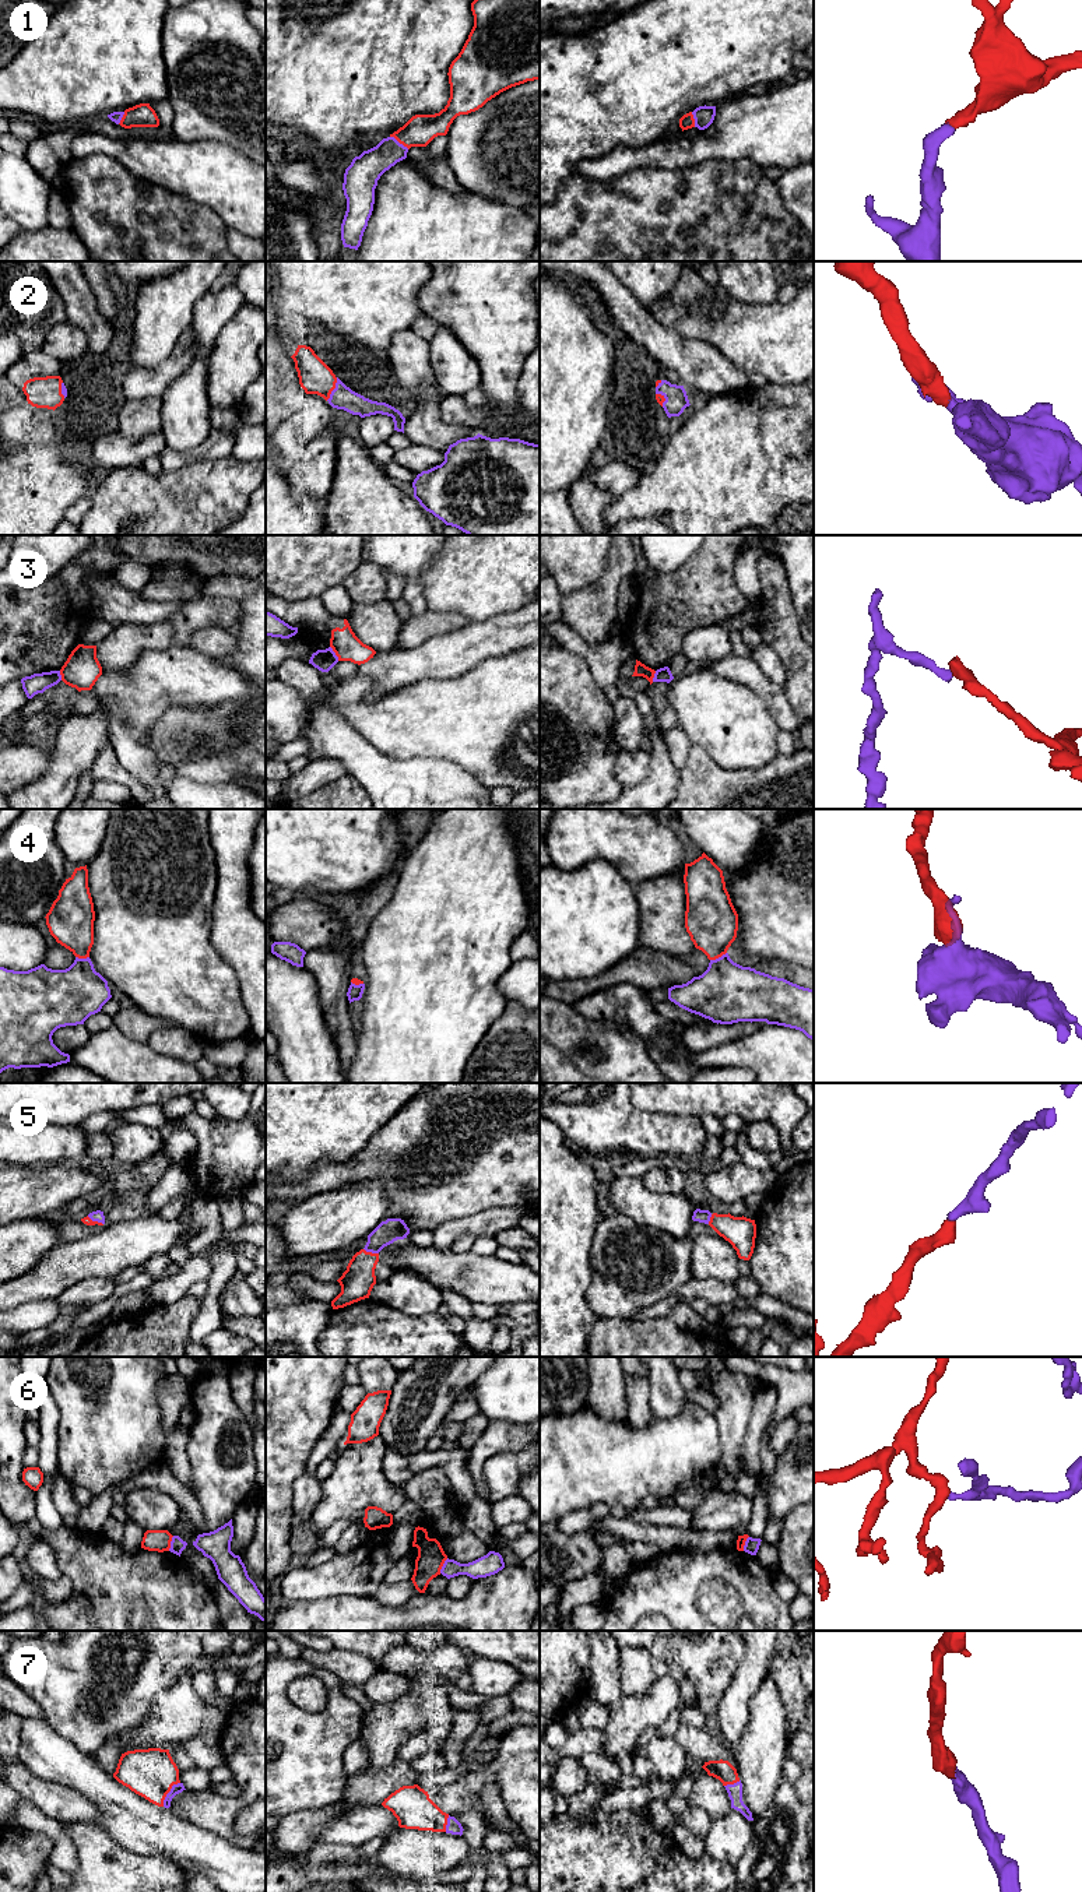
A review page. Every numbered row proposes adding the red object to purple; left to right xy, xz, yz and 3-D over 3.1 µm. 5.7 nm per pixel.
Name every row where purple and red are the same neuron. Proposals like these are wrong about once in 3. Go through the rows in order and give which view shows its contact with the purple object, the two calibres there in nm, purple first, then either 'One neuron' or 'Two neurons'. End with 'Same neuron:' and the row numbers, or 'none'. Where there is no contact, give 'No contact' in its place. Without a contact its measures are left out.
1: Touches purple in xz. Thickness 180 nm (purple) against 180 nm. One neuron
2: Touches purple in xz. Thickness 140 nm (purple) against 190 nm. One neuron
3: Touches purple in xz. Thickness 120 nm (purple) against 160 nm. Two neurons
4: Touches purple in yz. Thickness 360 nm (purple) against 300 nm. One neuron
5: Touches purple in xz. Thickness 140 nm (purple) against 190 nm. One neuron
6: Touches purple in xy. Thickness 80 nm (purple) against 130 nm. Two neurons
7: Touches purple in xy. Thickness 60 nm (purple) against 280 nm. One neuron
Same neuron: 1, 2, 4, 5, 7

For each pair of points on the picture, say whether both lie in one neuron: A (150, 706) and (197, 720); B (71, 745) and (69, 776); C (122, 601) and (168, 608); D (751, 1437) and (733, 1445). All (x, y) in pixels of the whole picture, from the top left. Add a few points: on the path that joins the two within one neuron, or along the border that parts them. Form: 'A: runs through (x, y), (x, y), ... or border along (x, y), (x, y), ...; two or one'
A: border along (197, 706), (169, 707), (157, 720), (147, 738); two
B: runs through (71, 752), (69, 769); one
C: runs through (133, 609), (157, 609); one
D: border along (751, 1409), (741, 1446), (740, 1469); two

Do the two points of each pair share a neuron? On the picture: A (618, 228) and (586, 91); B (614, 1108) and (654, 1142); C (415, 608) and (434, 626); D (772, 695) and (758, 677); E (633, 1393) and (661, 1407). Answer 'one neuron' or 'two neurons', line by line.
A: two neurons
B: one neuron
C: two neurons
D: one neuron
E: two neurons

